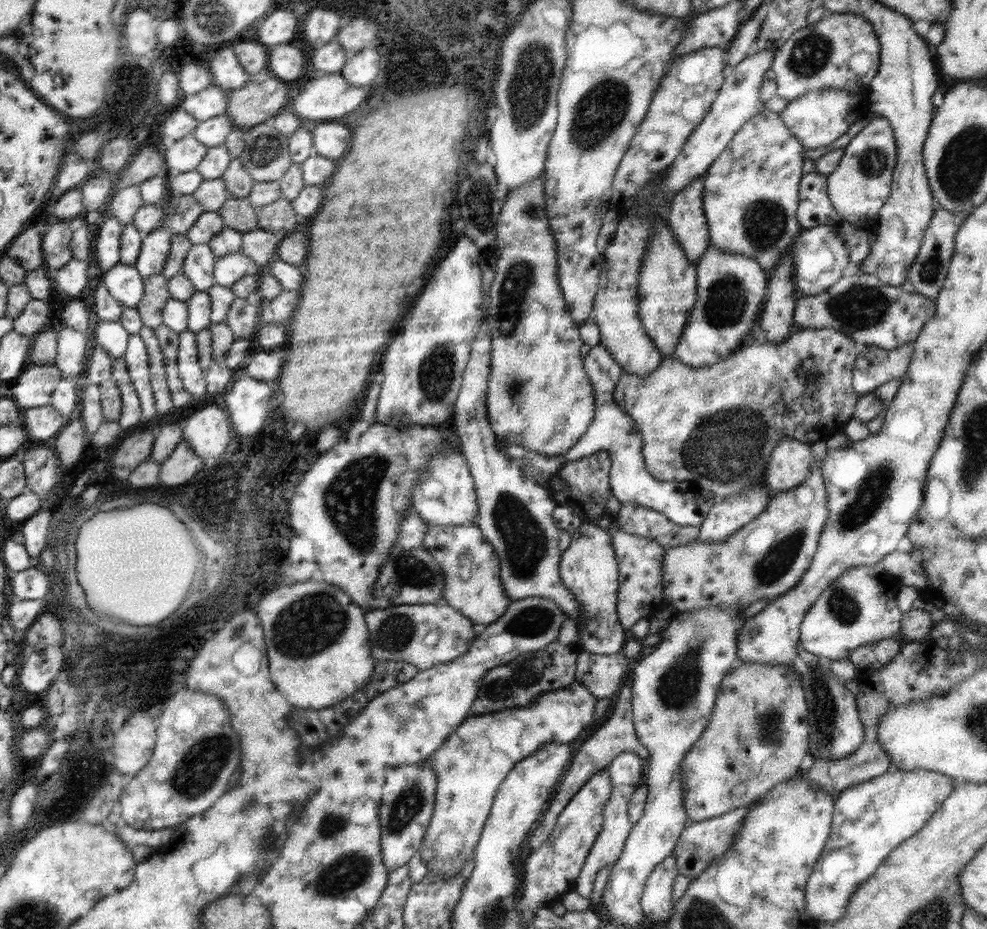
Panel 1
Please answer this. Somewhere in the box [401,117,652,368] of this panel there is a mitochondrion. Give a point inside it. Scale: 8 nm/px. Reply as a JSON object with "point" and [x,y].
{"point":[515,284]}

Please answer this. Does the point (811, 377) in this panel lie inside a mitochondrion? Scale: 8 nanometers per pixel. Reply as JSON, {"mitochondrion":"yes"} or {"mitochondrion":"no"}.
{"mitochondrion":"no"}

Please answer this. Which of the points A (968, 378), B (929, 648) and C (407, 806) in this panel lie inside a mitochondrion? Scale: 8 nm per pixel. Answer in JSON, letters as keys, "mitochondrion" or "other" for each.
{"A":"other","B":"other","C":"mitochondrion"}

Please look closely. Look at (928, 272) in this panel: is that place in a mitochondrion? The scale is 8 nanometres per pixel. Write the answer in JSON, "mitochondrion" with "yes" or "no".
{"mitochondrion":"yes"}

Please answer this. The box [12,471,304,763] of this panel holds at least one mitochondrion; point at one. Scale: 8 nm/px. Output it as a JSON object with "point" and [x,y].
{"point":[82,663]}

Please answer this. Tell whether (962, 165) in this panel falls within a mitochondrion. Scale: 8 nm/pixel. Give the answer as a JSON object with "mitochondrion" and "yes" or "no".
{"mitochondrion":"yes"}

